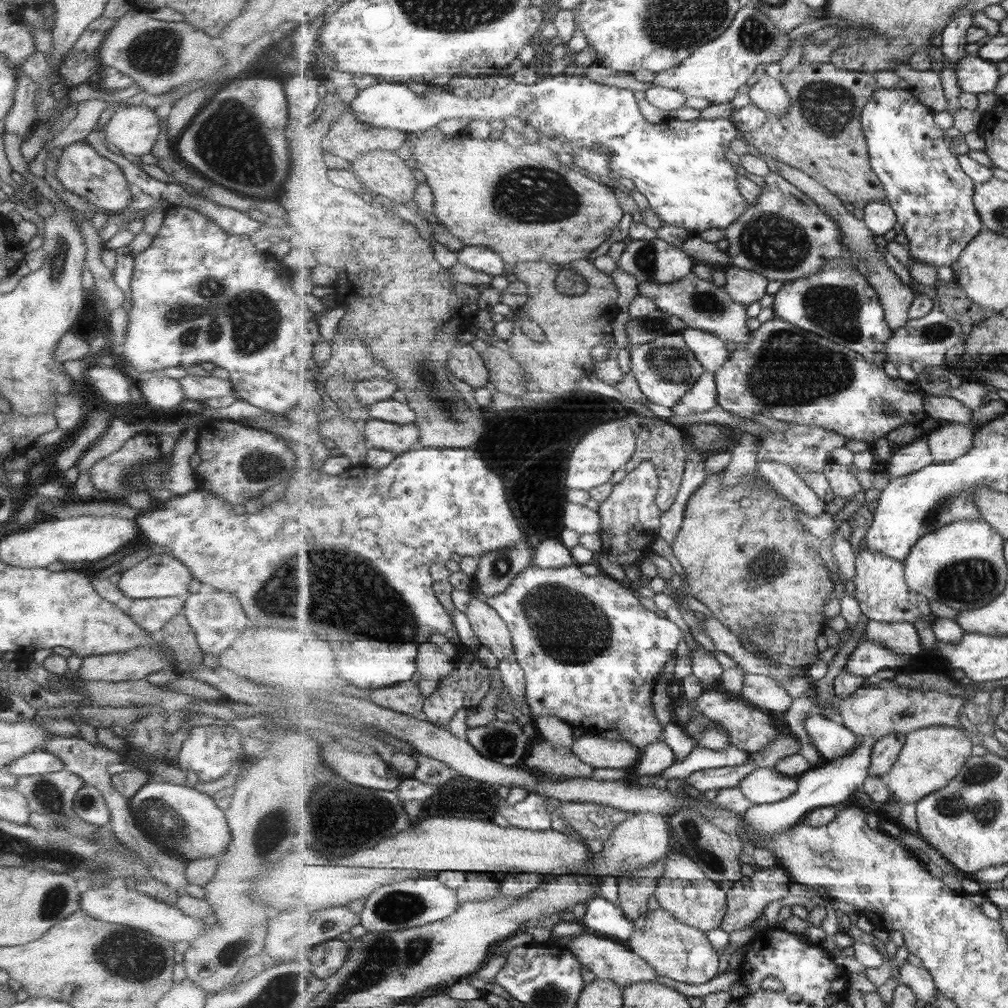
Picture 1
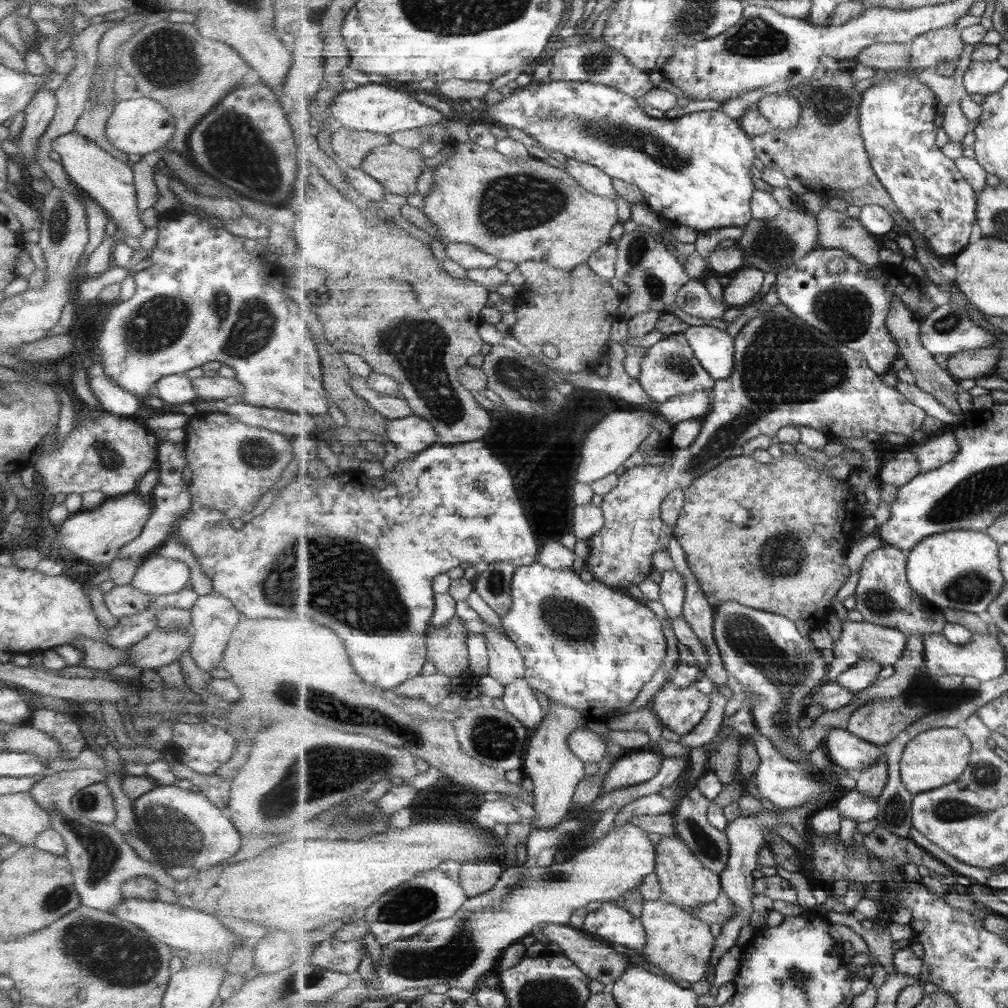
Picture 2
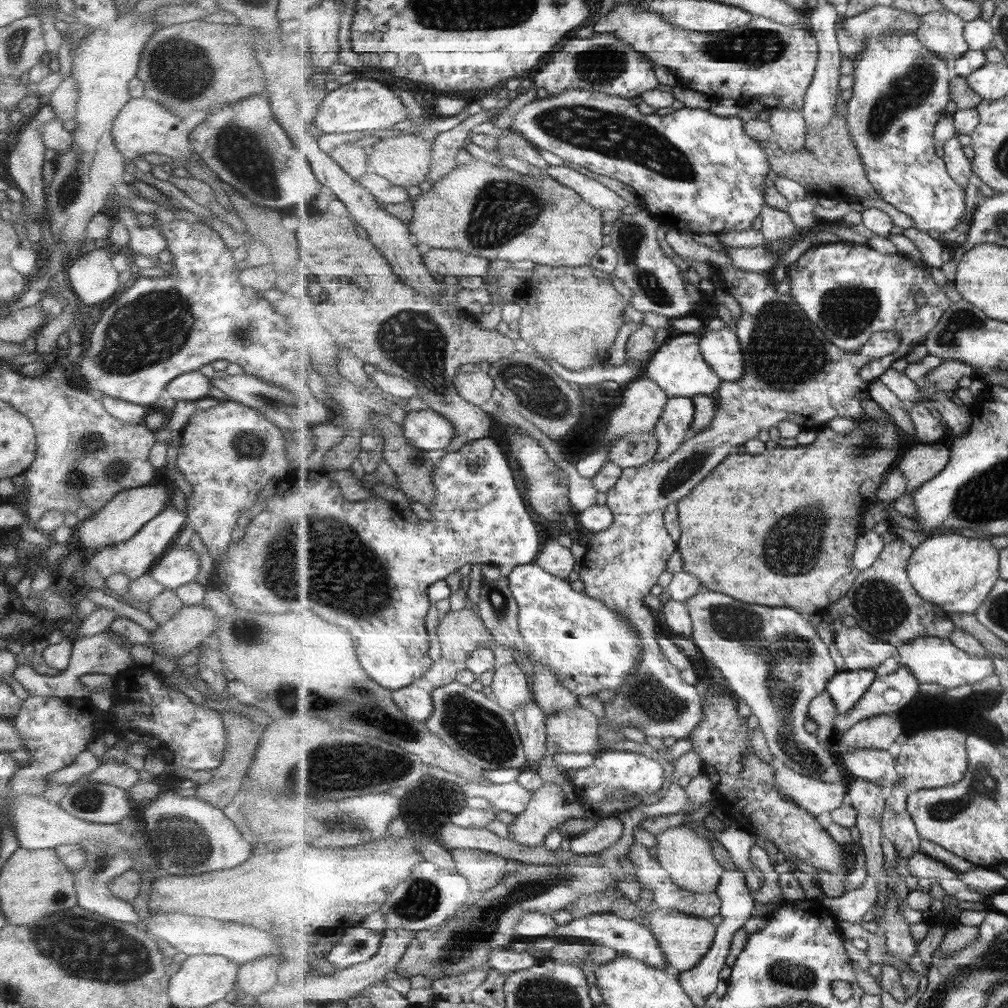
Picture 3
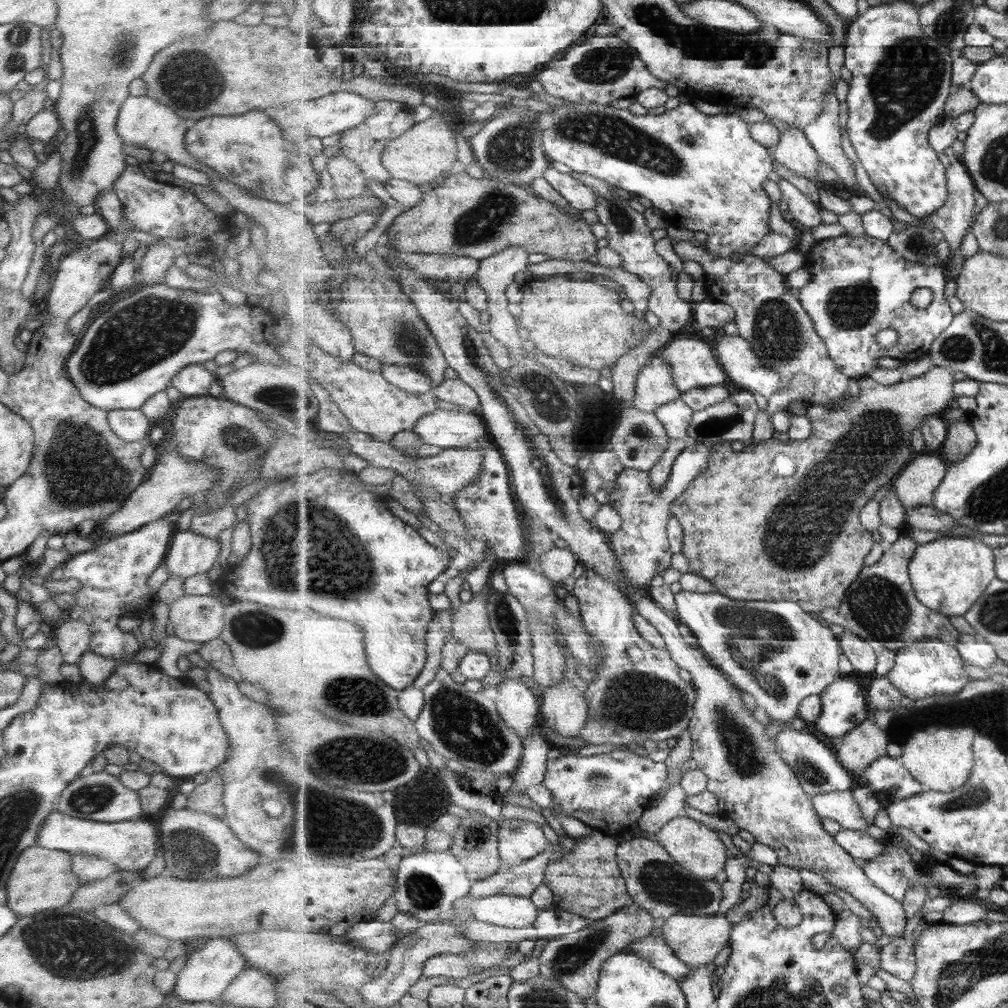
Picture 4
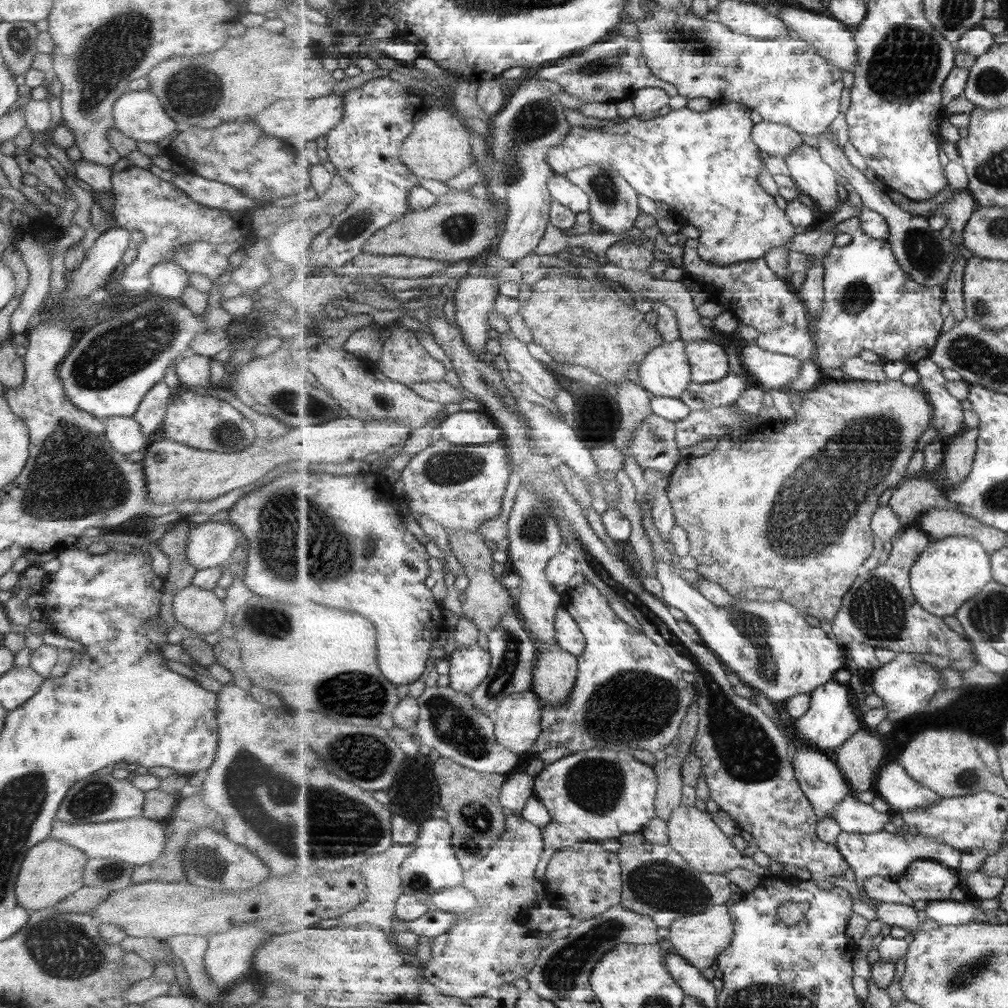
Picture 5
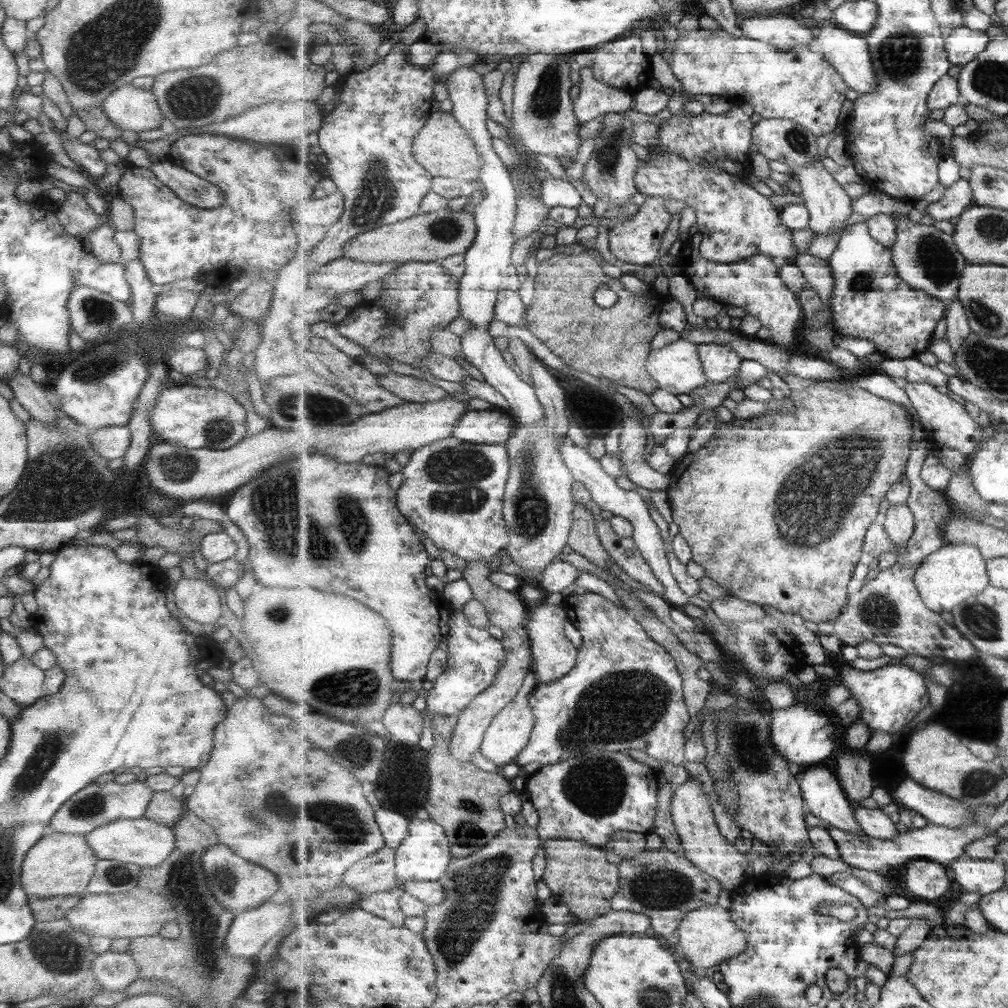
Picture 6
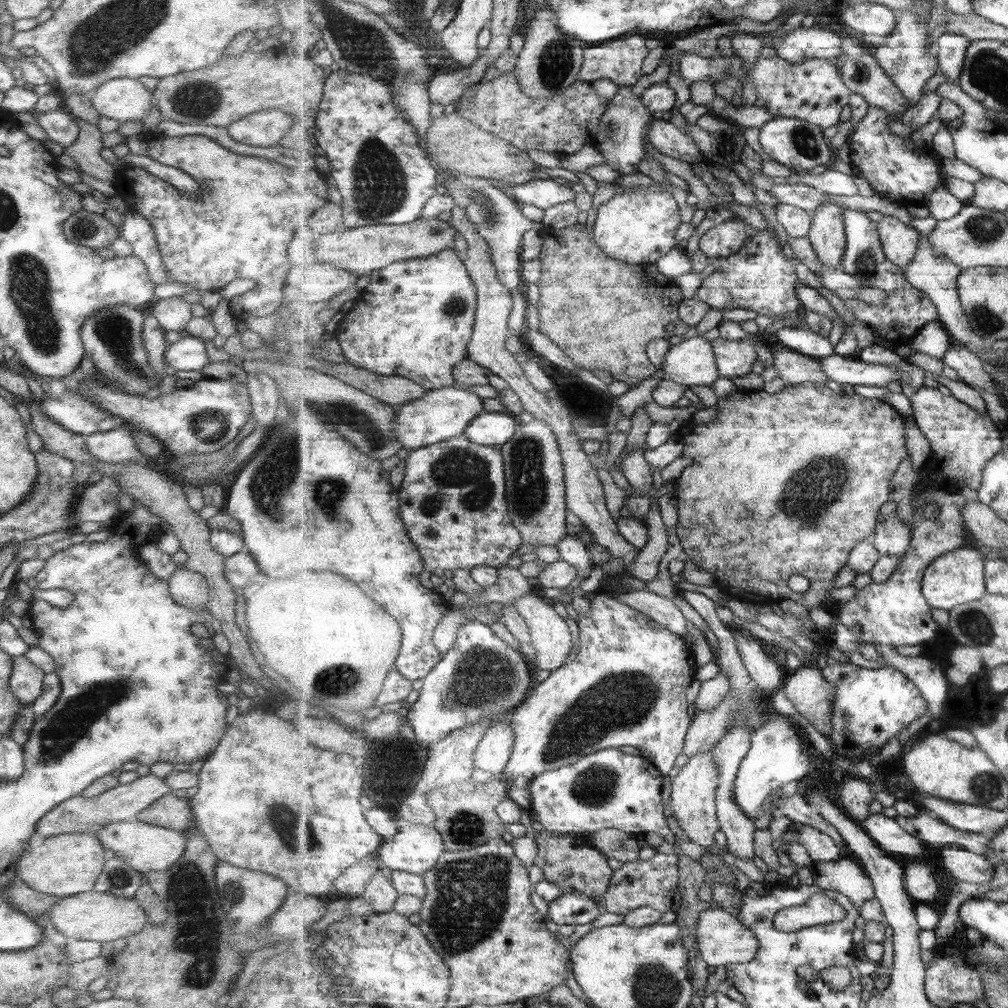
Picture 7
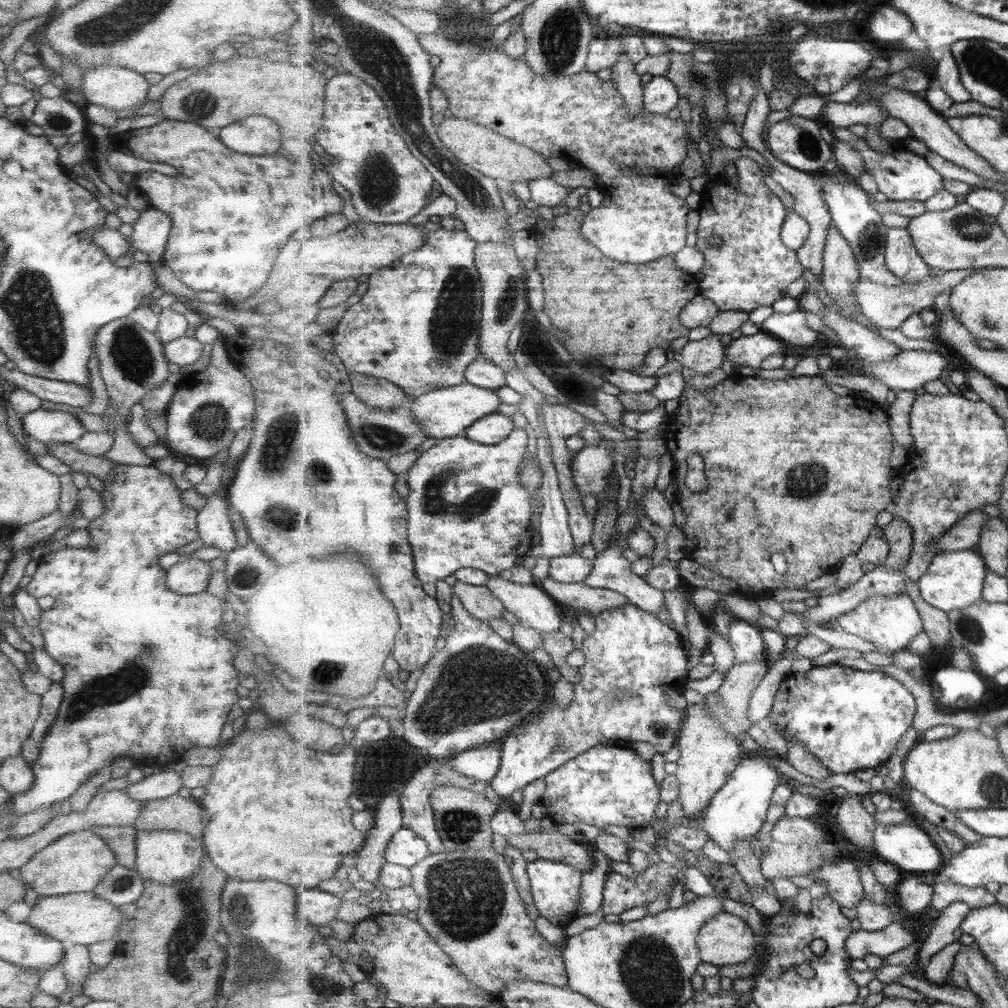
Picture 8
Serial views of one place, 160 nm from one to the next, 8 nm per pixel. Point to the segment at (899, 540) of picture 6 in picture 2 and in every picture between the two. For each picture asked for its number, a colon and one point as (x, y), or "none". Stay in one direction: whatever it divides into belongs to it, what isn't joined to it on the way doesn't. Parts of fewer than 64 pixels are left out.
2: (933, 454)
3: (921, 462)
4: (916, 486)
5: (913, 498)

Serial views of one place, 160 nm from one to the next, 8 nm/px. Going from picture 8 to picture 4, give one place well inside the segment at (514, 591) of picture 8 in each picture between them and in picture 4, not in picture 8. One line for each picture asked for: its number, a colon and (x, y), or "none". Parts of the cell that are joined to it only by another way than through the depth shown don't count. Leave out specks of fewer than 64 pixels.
4: (565, 709)
5: (555, 673)
6: (554, 655)
7: (552, 639)

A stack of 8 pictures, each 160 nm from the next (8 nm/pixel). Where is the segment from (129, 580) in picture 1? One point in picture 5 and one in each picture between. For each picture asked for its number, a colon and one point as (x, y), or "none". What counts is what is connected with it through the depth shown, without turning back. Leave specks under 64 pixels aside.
2: (155, 575)
3: (177, 566)
4: (187, 554)
5: (210, 544)

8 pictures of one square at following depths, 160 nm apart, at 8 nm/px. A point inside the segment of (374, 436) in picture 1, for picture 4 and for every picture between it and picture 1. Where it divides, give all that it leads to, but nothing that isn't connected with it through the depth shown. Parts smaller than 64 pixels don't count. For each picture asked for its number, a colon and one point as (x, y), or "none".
2: (414, 434)
3: (429, 430)
4: (446, 429)

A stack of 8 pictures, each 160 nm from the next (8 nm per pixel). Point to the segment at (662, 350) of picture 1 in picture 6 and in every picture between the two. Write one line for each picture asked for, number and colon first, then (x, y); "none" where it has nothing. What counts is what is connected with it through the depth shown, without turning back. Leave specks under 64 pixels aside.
2: (670, 368)
3: (679, 366)
4: (694, 363)
5: (710, 363)
6: (721, 362)

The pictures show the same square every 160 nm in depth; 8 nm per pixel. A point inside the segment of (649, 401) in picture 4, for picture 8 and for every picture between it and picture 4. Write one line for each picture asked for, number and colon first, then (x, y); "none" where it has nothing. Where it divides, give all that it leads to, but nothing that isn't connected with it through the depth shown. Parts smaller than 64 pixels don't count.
5: (666, 371)
6: (678, 368)
7: (692, 362)
8: (708, 354)

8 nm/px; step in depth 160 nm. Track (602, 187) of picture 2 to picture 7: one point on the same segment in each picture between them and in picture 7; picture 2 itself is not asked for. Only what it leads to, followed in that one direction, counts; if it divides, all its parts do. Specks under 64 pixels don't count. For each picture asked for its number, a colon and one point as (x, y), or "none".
3: (598, 195)
4: (582, 197)
5: (561, 188)
6: (555, 192)
7: (544, 194)

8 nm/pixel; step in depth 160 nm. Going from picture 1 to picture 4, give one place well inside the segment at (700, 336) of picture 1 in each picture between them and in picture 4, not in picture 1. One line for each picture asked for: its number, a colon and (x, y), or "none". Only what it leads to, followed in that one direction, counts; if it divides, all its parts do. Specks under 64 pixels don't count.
2: (716, 350)
3: (722, 348)
4: (745, 368)

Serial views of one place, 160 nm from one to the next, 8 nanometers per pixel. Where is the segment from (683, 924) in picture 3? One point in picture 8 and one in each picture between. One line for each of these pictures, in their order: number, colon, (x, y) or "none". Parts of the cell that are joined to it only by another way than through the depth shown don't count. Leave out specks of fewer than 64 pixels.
4: (696, 940)
5: (699, 938)
6: (707, 937)
7: (723, 940)
8: (727, 939)

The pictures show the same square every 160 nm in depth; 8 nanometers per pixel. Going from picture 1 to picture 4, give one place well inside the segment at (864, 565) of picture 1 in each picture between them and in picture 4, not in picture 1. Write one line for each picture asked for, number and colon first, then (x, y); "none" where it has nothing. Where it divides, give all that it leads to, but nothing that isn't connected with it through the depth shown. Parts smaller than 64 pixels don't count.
2: (884, 596)
3: (883, 601)
4: (881, 606)

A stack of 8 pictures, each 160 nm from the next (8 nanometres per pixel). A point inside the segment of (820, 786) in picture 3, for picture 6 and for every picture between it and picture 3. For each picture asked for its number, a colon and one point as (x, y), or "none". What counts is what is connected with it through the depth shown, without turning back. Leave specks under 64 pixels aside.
4: (841, 806)
5: (854, 816)
6: (875, 823)

